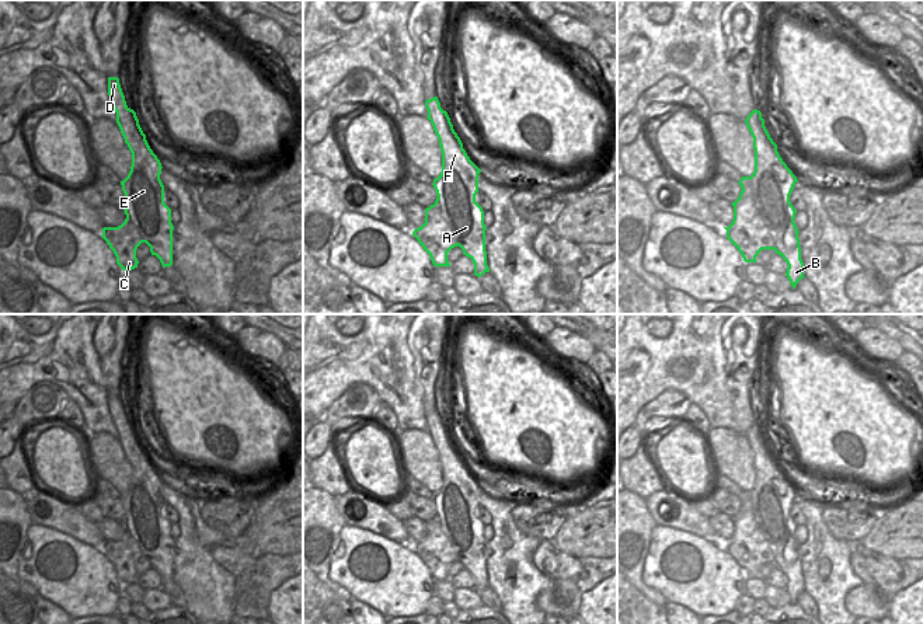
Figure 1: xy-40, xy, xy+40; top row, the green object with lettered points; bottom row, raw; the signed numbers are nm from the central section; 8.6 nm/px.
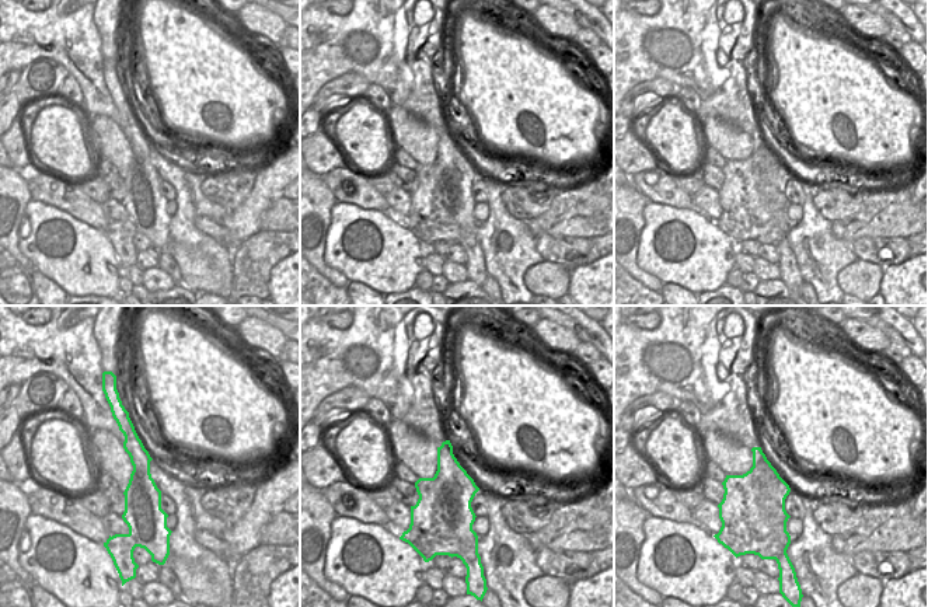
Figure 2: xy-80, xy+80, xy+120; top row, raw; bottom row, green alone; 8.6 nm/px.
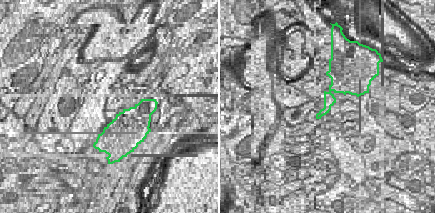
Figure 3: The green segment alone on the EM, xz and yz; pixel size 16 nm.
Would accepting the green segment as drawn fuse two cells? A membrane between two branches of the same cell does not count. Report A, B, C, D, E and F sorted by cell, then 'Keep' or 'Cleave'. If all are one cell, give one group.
Groups: A B D E F / C. Cleave.

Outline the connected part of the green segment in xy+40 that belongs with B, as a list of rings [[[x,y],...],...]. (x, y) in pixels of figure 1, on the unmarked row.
[[[753,423],[745,438],[753,452],[755,463],[755,485],[750,489],[755,519],[776,555],[776,568],[781,569],[788,579],[786,590],[795,603],[805,592],[800,545],[794,537],[797,524],[790,516],[798,494],[780,471],[777,459],[764,440],[762,426]]]

